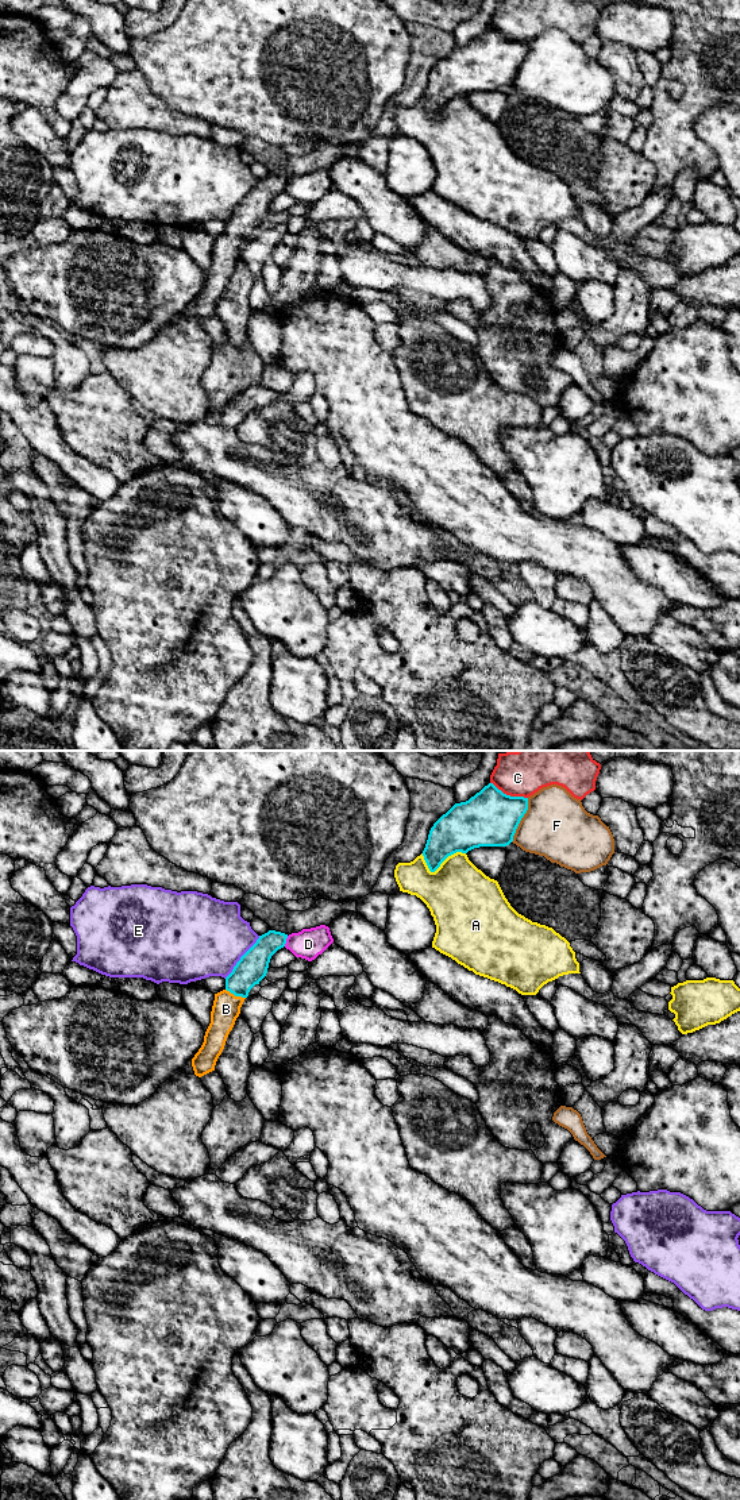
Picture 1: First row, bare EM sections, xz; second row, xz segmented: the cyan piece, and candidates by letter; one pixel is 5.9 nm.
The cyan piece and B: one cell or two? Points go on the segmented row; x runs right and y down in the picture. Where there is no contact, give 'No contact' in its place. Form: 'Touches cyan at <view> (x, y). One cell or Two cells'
Touches cyan at xz (235, 995). One cell

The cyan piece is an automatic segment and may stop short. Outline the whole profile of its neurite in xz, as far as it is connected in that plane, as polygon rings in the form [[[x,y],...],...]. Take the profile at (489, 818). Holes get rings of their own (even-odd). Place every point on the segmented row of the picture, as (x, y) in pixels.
[[[493,783],[485,786],[479,793],[466,802],[455,803],[431,828],[424,860],[431,872],[456,852],[467,853],[479,847],[506,847],[513,841],[516,829],[528,810],[528,798],[510,797],[498,790]]]

